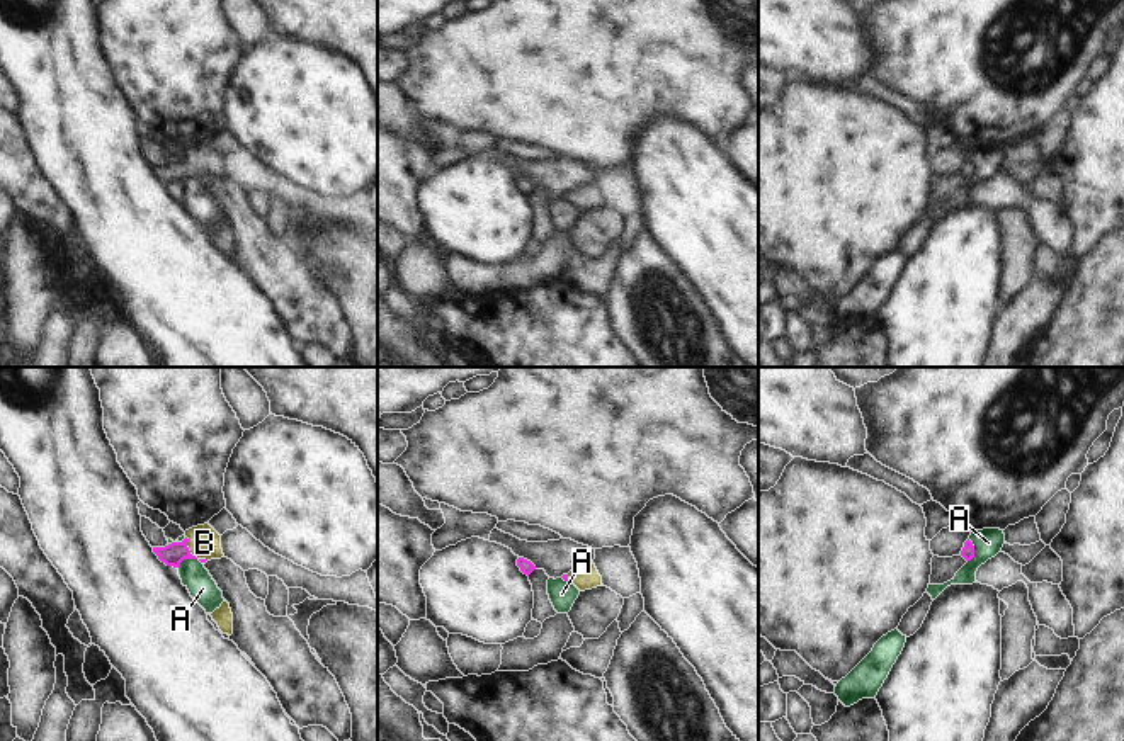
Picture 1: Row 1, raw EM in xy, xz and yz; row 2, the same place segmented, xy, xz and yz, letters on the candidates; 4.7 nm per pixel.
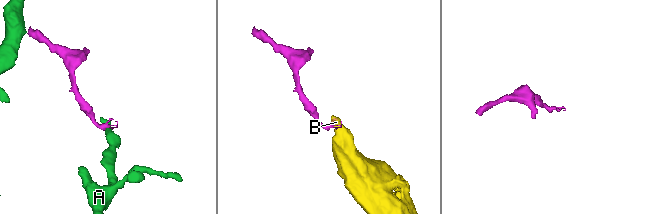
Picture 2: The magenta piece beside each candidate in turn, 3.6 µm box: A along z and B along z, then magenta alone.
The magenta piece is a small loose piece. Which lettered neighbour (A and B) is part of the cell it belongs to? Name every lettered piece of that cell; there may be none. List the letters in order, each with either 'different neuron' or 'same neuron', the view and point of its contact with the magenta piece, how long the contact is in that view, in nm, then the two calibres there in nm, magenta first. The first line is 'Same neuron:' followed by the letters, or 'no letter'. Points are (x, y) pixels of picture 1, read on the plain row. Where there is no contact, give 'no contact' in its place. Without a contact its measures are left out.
Same neuron: B
A: different neuron; meets magenta in xy at (187, 177); contact 120 nm long; 110 nm thick on the magenta side, 140 nm on the other
B: same neuron; meets magenta in xy at (189, 170); contact 160 nm long; 110 nm thick on the magenta side, 160 nm on the other

